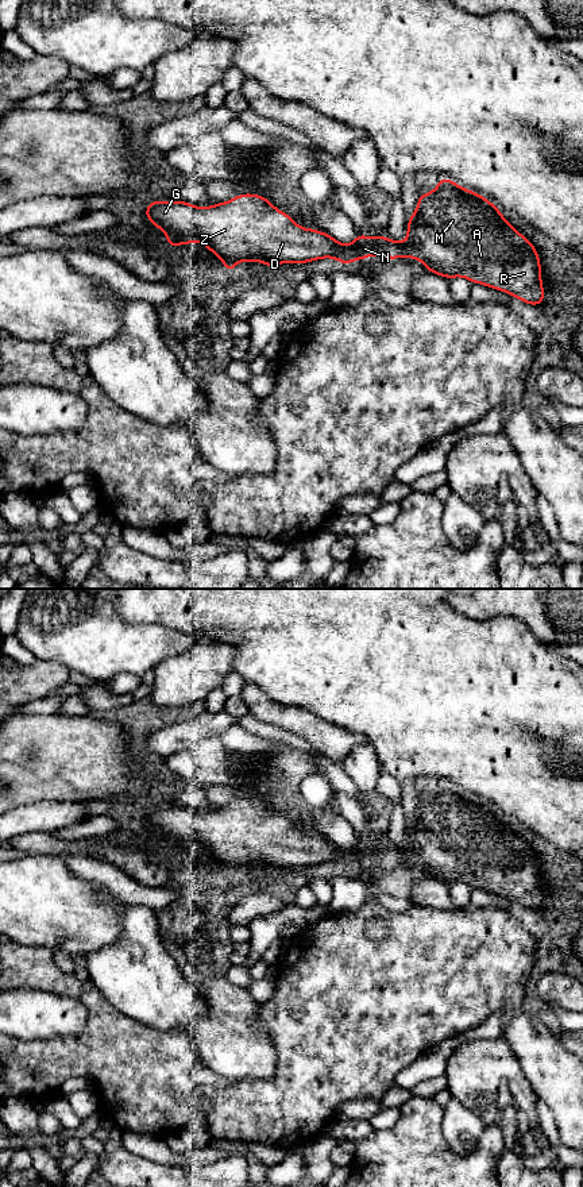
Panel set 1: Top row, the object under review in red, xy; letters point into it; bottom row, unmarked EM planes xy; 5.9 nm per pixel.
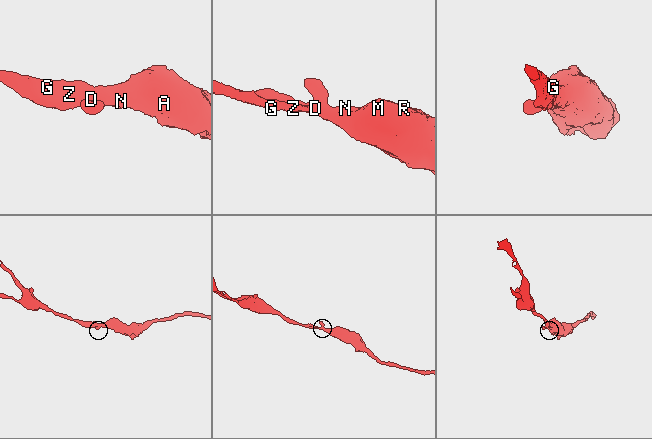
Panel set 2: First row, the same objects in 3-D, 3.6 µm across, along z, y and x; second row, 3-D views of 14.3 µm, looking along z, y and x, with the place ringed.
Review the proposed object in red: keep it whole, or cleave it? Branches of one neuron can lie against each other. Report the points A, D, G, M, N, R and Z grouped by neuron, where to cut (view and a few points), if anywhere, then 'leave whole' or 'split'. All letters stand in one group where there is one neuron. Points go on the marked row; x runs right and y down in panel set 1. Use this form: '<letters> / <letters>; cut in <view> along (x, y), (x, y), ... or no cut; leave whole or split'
A D G M N R Z; no cut; leave whole

